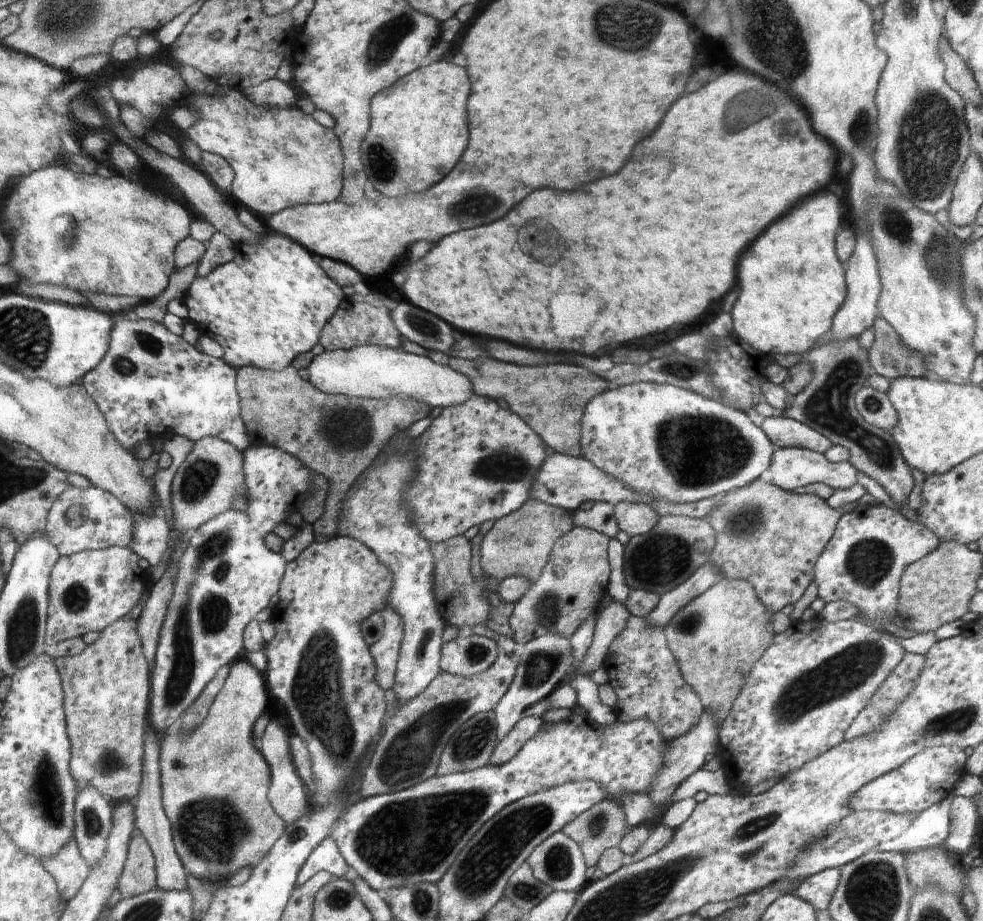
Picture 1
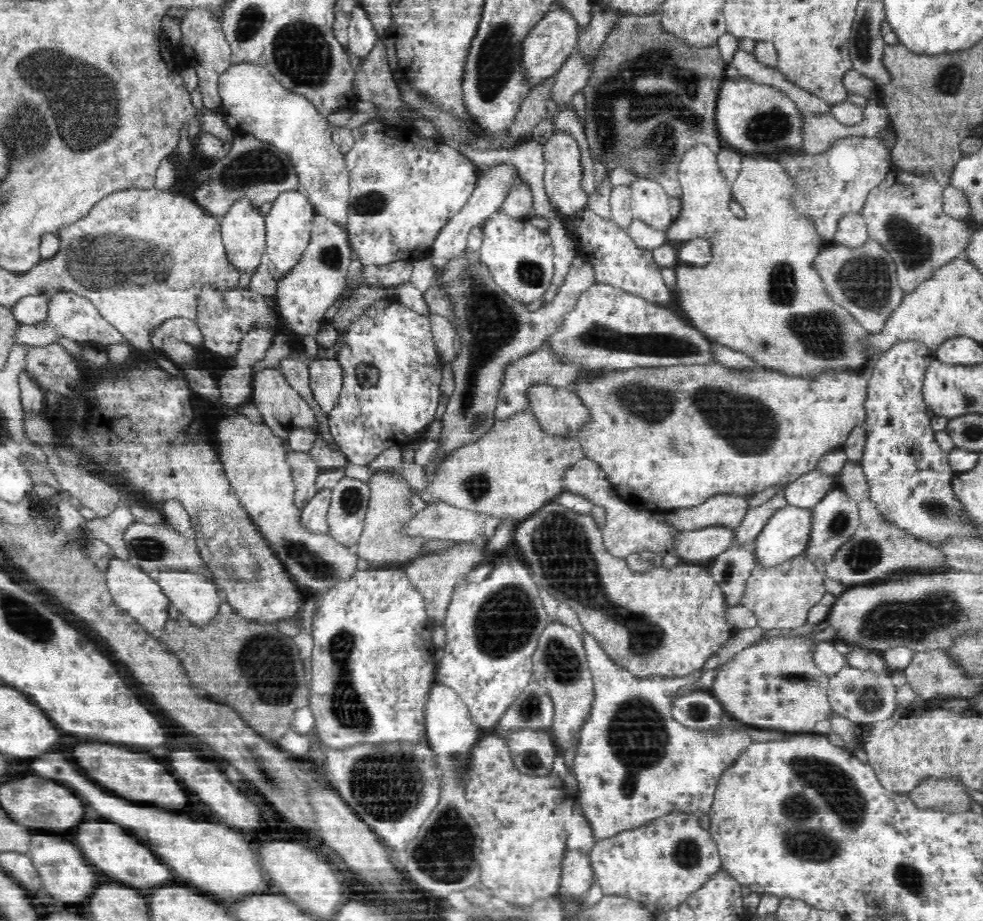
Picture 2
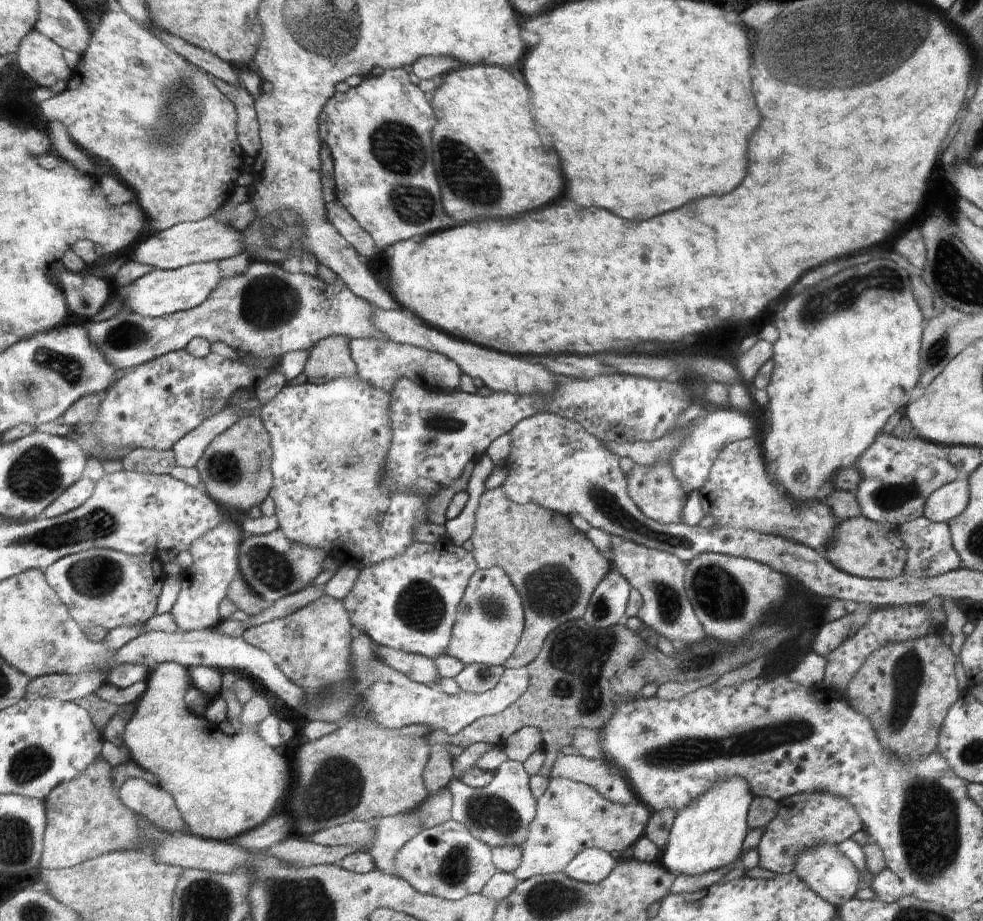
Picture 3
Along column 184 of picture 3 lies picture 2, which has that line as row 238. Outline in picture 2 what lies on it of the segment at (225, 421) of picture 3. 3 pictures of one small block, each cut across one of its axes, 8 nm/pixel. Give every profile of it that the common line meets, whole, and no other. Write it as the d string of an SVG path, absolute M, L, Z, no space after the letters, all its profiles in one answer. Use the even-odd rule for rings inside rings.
M498 162L485 169L485 171L481 169L469 201L460 210L459 214L451 220L451 223L439 234L439 238L435 240L435 244L430 250L430 254L433 255L435 260L434 264L437 267L442 268L450 260L454 260L464 254L468 244L468 234L474 228L481 227L485 218L488 218L490 214L500 208L502 202L506 200L506 196L508 196L512 188L514 188L515 182L518 180L520 180L519 168L511 162Z

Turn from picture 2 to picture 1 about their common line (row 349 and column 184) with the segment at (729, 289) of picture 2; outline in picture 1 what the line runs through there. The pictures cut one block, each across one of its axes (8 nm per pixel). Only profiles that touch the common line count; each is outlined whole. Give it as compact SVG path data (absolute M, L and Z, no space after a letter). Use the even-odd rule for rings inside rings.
M242 657L233 664L230 678L214 702L206 724L192 734L181 728L172 729L163 739L161 767L165 807L173 824L178 852L189 874L216 886L226 883L242 868L253 869L260 864L287 830L286 822L269 800L272 769L252 744L252 720L246 714L246 708L266 708L262 700L264 692L260 672Z

